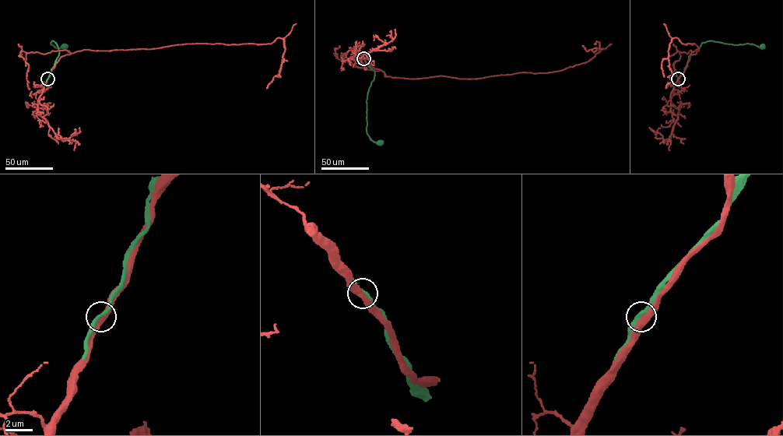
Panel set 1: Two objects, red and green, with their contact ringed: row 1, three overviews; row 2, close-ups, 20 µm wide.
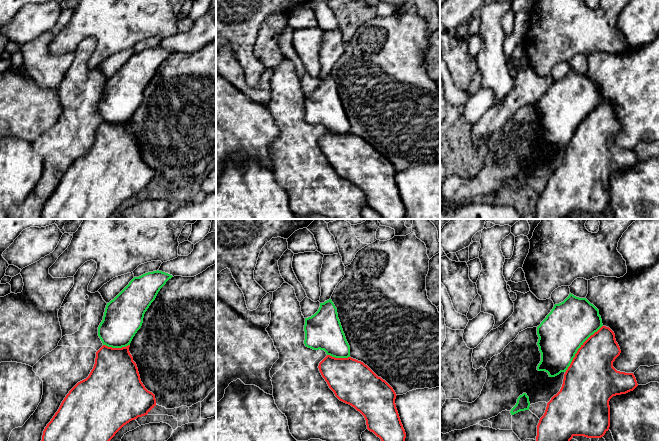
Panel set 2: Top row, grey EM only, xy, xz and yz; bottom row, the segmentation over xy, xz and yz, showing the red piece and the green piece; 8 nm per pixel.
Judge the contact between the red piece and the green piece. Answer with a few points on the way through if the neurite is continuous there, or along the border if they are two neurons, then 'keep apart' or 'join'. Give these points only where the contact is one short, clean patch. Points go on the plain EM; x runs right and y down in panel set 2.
join

